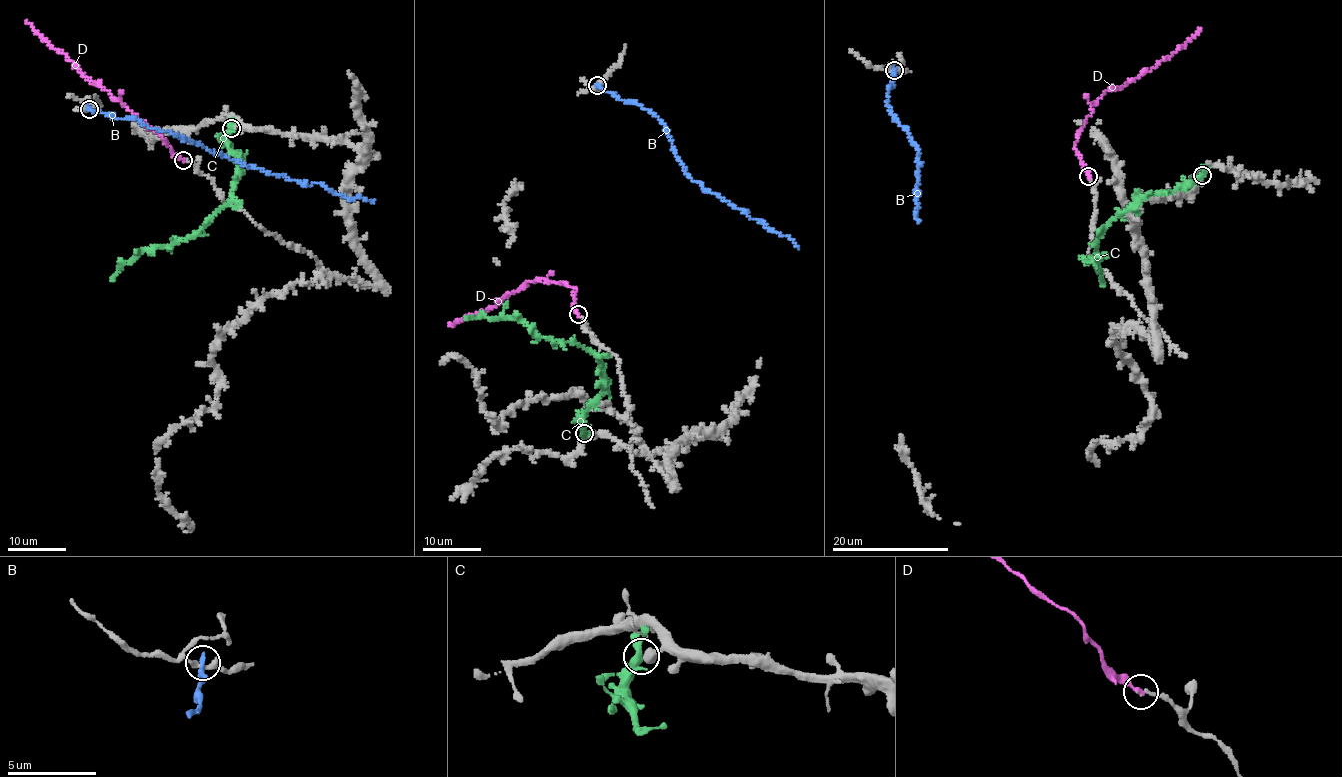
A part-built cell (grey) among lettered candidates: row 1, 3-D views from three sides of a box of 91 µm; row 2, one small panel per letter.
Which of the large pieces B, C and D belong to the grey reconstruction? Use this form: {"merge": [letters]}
{"merge": ["D"]}

